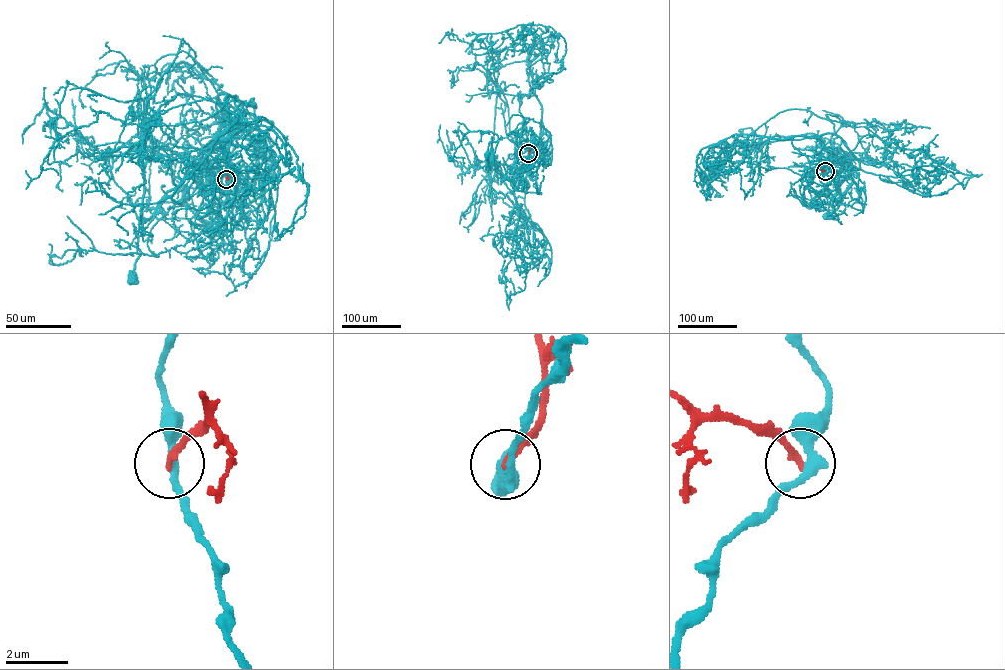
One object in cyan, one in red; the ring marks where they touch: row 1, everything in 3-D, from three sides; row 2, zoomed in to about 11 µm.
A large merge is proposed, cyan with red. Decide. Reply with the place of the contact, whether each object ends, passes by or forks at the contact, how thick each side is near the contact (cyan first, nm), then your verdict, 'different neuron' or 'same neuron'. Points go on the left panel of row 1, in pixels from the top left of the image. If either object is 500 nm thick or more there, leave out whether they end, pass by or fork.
at (226, 179); cyan passes by; red ends there; 300 nm thick on the cyan side, 240 nm on the other; different neuron

